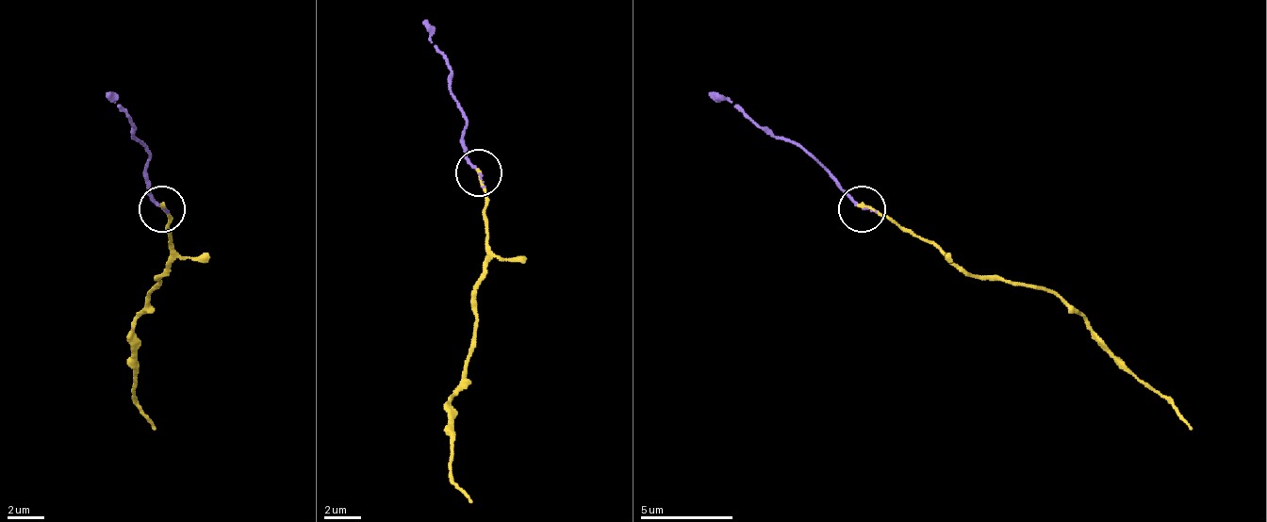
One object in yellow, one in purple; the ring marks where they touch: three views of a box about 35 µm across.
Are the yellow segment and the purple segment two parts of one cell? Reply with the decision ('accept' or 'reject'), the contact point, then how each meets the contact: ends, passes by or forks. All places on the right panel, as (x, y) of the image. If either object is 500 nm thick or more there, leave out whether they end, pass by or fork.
accept | (862, 208) | yellow ends | purple ends

